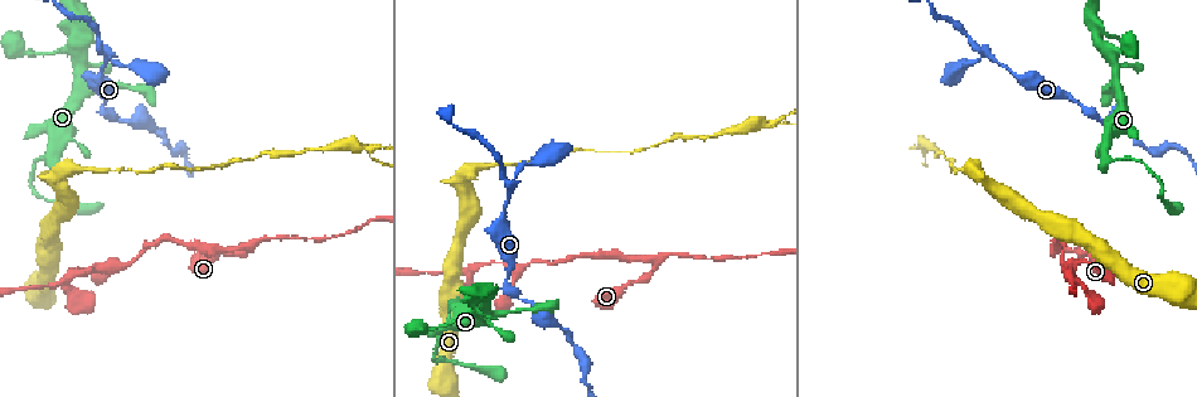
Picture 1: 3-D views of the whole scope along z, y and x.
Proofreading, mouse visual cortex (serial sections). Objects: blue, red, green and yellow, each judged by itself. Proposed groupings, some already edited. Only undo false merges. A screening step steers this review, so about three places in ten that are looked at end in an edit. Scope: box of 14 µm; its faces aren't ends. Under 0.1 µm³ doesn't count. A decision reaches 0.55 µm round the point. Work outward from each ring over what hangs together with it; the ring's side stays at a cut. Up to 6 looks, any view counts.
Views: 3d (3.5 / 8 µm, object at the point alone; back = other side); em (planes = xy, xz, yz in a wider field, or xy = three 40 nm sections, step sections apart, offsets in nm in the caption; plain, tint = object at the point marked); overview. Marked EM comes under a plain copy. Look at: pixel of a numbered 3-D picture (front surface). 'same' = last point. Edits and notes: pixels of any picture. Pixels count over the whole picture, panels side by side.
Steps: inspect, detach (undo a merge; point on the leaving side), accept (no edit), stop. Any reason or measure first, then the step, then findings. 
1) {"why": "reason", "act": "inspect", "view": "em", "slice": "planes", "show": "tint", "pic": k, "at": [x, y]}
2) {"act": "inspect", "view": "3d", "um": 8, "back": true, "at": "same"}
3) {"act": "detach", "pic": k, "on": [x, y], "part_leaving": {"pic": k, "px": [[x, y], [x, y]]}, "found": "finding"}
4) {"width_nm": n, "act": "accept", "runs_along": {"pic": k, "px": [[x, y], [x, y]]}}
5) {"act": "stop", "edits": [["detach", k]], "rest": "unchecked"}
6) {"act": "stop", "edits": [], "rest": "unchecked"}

{"why": "thin neck", "act": "inspect", "view": "3d", "um": 3.5, "pic": 1, "at": [983, 179]}

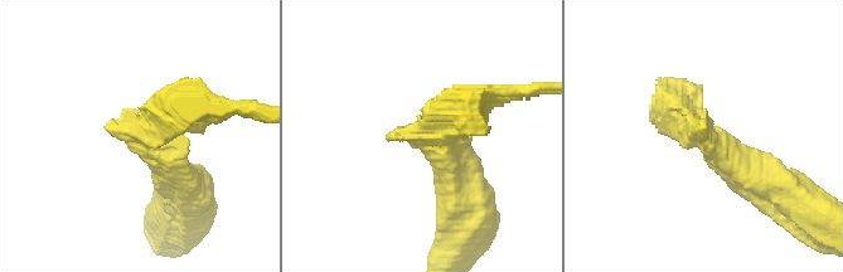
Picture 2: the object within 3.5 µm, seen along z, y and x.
{"arm_widths_nm": [400, 450], "act": "inspect", "view": "em", "slice": "xy", "step": 2, "show": "tint", "pic": 2, "at": [151, 130]}

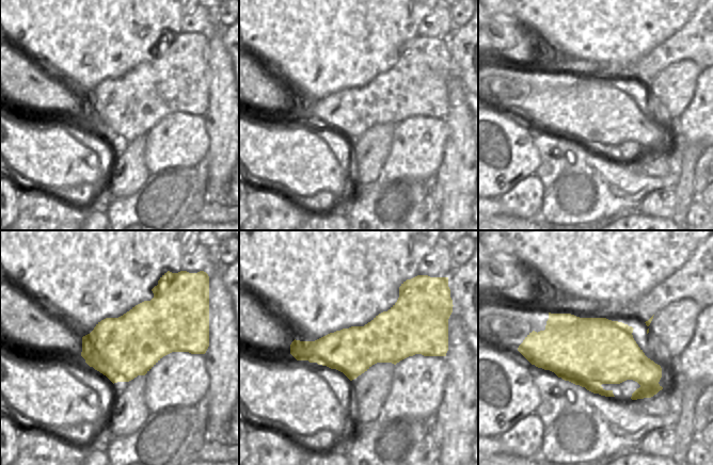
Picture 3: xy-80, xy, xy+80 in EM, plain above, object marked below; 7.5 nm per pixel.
{"width_nm": 380, "act": "detach", "pic": 2, "on": [155, 108], "part_leaving": {"pic": 2, "px": [[151, 136], [179, 106], [248, 110]]}, "found": "two cells meet here"}

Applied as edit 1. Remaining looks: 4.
{"why": "calibre changes", "act": "inspect", "view": "3d", "um": 3.5, "pic": 1, "at": [456, 301]}

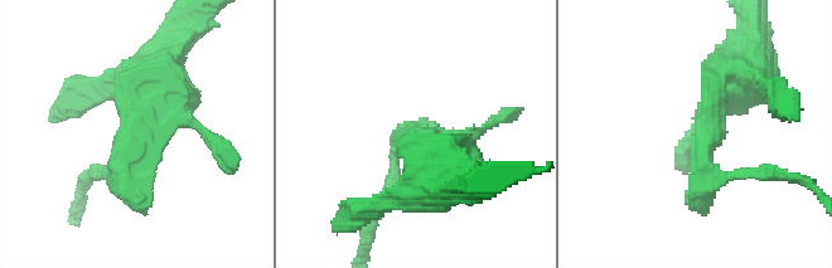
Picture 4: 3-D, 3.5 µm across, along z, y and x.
{"why": "need the tissue", "act": "inspect", "view": "em", "slice": "planes", "show": "tint", "pic": 4, "at": [133, 150]}

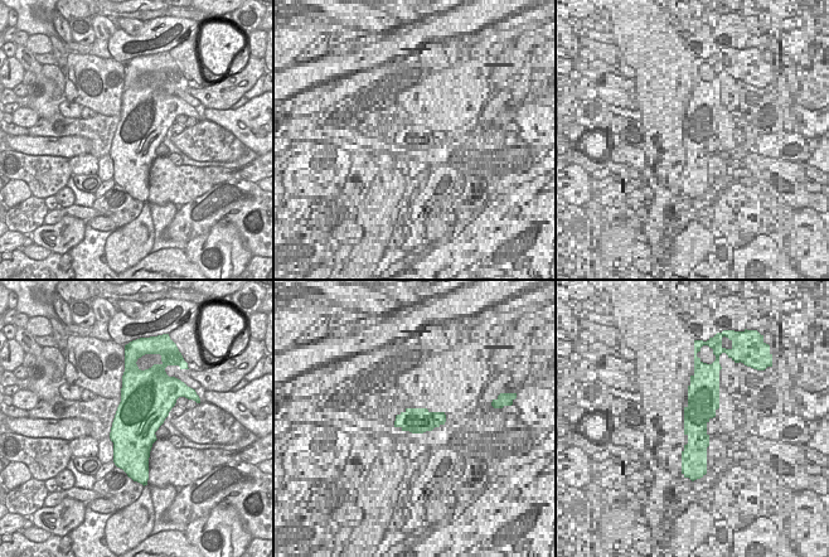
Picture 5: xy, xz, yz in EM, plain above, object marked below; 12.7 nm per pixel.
{"act": "accept", "runs_along": {"pic": 4, "px": [[165, 91], [122, 173], [104, 173]]}, "found": "continuous, no second cell"}

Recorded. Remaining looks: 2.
{"why": "sharp bend", "act": "inspect", "view": "3d", "um": 3.5, "pic": 1, "at": [655, 267]}

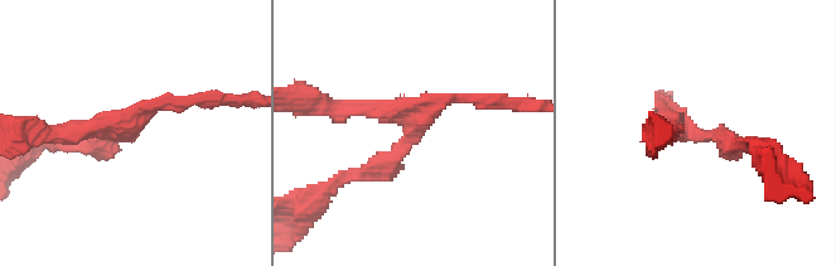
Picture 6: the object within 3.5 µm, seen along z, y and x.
{"arms": 3, "arm_widths_nm": [150, 200, 200], "act": "inspect", "view": "em", "slice": "xy", "step": 3, "show": "tint", "pic": 6, "at": [687, 135]}

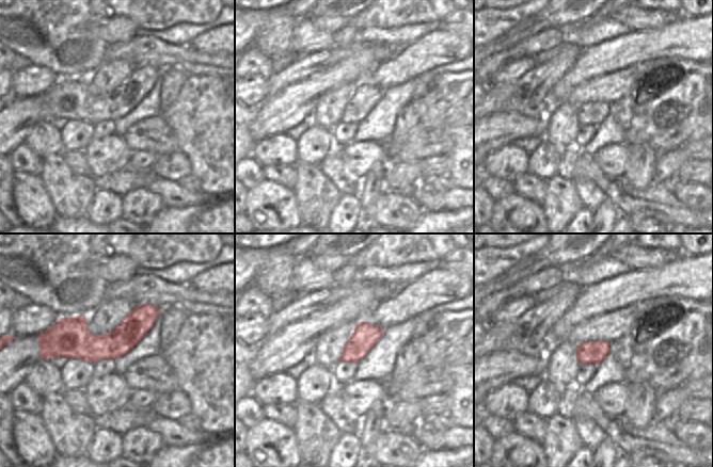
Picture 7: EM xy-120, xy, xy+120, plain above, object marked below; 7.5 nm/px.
{"act": "accept", "runs_along": {"pic": 7, "px": [[157, 310], [114, 344], [46, 352]]}, "found": "continuous, no second cell"}

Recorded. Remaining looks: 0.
{"act": "stop", "edits": [["detach", 2]], "rest": "unchecked"}

